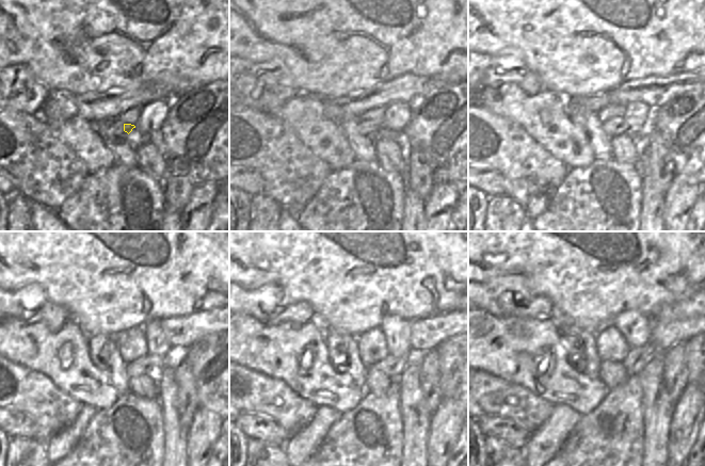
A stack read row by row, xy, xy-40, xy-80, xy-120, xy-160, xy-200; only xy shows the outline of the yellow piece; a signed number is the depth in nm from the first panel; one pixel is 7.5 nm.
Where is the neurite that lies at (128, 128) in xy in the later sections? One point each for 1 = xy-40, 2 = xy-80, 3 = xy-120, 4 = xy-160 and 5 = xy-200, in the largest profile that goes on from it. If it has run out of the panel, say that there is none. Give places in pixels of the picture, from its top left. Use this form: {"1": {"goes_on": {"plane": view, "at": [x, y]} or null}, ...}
{"1": {"goes_on": {"plane": "xy-40", "at": [370, 128]}}, "2": {"goes_on": {"plane": "xy-80", "at": [615, 126]}}, "3": {"goes_on": {"plane": "xy-120", "at": [151, 366]}}, "4": {"goes_on": {"plane": "xy-160", "at": [393, 366]}}, "5": {"goes_on": {"plane": "xy-200", "at": [638, 357]}}}

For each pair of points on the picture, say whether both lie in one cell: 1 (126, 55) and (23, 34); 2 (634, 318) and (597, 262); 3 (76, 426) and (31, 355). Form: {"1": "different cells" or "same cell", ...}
{"1": "same cell", "2": "different cells", "3": "different cells"}

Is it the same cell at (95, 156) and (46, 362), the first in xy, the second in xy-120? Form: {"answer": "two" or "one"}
{"answer": "one"}

